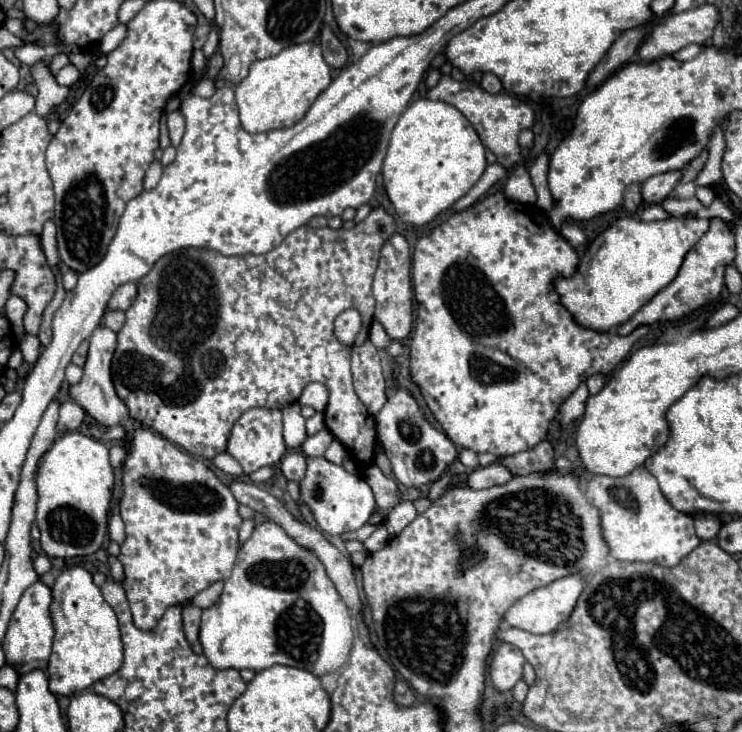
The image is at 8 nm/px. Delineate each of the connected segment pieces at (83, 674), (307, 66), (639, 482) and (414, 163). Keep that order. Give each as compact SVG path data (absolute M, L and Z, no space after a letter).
M69 567L65 569L55 585L53 585L53 605L51 605L51 617L55 625L55 639L53 639L53 653L49 657L49 689L55 695L73 695L79 691L89 689L95 681L113 675L123 665L123 645L119 637L119 625L115 611L109 607L109 603L103 599L101 589L93 583L93 575L85 571L83 567Z
M315 41L289 45L279 55L253 61L249 75L235 87L241 125L247 133L265 133L271 129L291 127L313 105L317 95L331 83L331 69Z
M641 465L625 477L595 475L585 487L587 501L601 511L601 531L609 553L619 561L645 561L675 567L701 541L693 529L693 517L669 505L655 477Z
M417 99L413 101L401 119L397 121L391 141L389 141L389 151L383 161L383 183L389 201L393 203L397 215L411 225L425 225L429 223L435 215L441 211L447 211L453 207L457 199L461 199L483 175L487 167L485 161L485 147L471 127L471 123L455 109L453 105L447 105L445 101L431 101L431 99Z

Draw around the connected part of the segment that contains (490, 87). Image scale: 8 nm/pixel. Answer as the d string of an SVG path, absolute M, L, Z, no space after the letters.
M485 73L483 81L481 81L481 87L487 89L489 93L499 93L501 91L501 81L493 73Z

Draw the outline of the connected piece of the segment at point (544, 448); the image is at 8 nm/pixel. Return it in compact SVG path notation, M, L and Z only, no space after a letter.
M541 441L537 447L515 453L511 457L501 459L501 465L505 465L515 475L527 475L537 471L547 471L553 467L553 447L547 441Z

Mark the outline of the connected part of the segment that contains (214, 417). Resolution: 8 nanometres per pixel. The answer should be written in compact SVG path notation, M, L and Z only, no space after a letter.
M375 207L369 213L369 217L365 221L357 223L353 229L331 229L331 227L313 229L309 225L303 225L303 227L295 229L293 233L289 233L279 247L275 247L273 251L269 251L265 255L225 257L225 255L209 251L209 249L181 249L181 251L175 251L171 255L161 257L153 265L153 269L137 285L137 289L139 289L137 305L133 303L127 309L127 323L117 333L119 335L119 345L115 349L113 363L111 363L111 375L113 375L115 391L123 399L123 403L127 405L131 419L145 423L147 427L161 433L163 437L167 437L175 445L183 447L187 453L211 461L215 455L227 451L225 443L227 443L227 437L231 435L231 425L241 417L241 413L245 413L251 407L283 409L285 405L295 403L299 399L299 395L301 395L301 391L303 391L303 387L307 383L317 381L317 383L323 383L329 389L329 405L325 409L325 425L327 425L327 429L345 445L349 455L353 459L357 459L359 465L365 467L365 465L373 463L371 459L375 457L375 437L377 437L375 419L373 419L373 415L367 413L365 405L359 401L359 397L357 397L357 393L353 389L353 381L351 381L351 347L337 341L337 337L333 333L333 321L341 311L357 309L361 313L361 317L363 317L363 327L359 331L357 339L355 339L355 345L361 345L363 341L367 341L367 333L369 333L369 327L373 323L373 311L375 311L375 297L371 293L373 273L377 269L383 243L395 231L397 231L397 225L395 225L393 217L383 207Z

